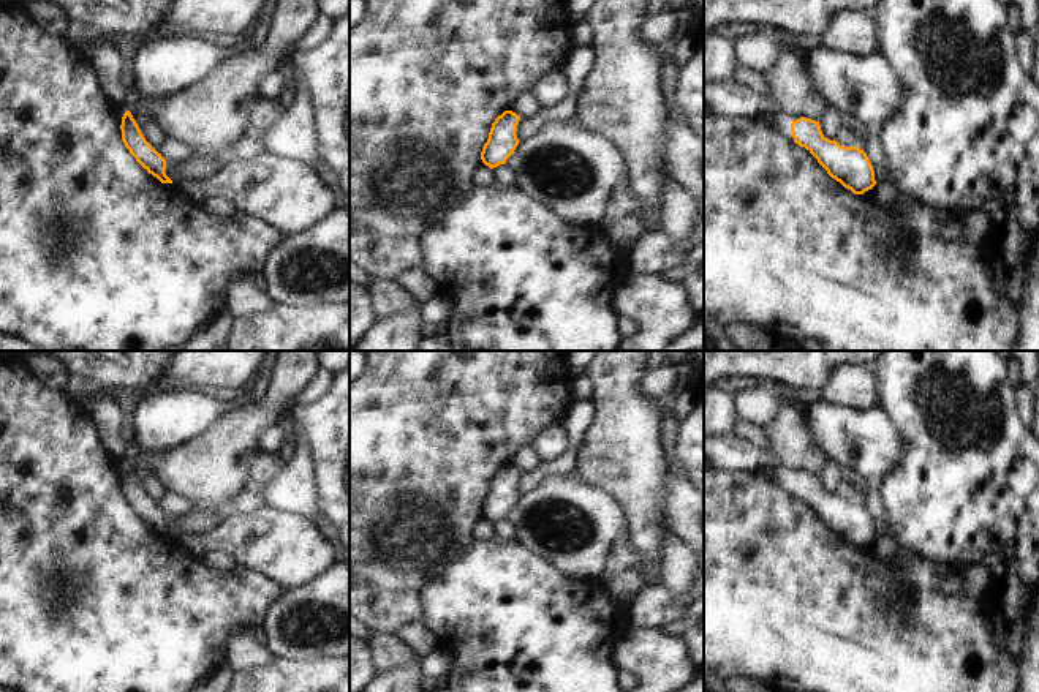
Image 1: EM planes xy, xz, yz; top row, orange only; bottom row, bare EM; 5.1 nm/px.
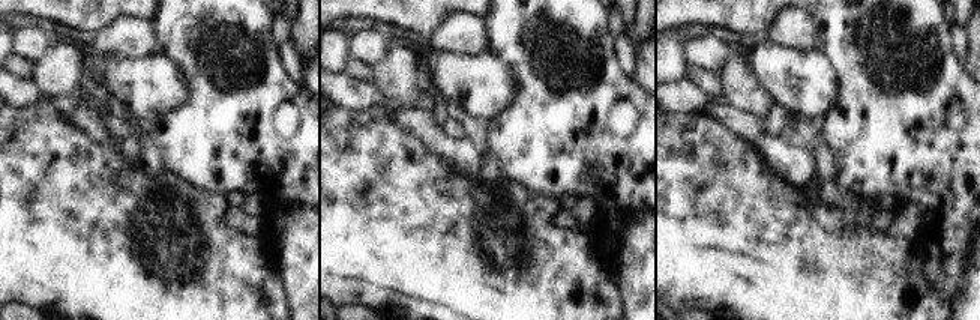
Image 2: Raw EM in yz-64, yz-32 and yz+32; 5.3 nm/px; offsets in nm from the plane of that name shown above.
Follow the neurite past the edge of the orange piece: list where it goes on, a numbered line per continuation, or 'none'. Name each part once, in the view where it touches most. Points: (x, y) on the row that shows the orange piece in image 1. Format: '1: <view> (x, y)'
1: yz (778, 119)

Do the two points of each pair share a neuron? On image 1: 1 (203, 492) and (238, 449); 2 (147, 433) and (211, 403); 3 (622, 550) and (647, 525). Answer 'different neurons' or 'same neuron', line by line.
1: same neuron
2: same neuron
3: different neurons

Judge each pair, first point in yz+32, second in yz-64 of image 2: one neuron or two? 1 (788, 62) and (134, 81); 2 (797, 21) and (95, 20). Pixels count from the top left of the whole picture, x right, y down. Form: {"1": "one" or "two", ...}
{"1": "one", "2": "two"}

